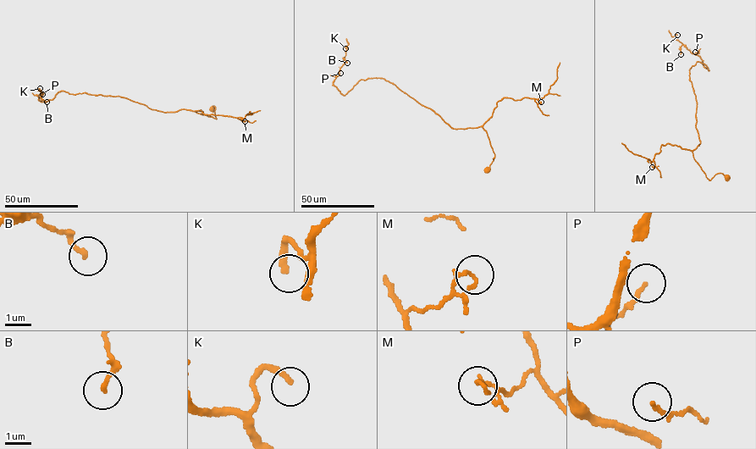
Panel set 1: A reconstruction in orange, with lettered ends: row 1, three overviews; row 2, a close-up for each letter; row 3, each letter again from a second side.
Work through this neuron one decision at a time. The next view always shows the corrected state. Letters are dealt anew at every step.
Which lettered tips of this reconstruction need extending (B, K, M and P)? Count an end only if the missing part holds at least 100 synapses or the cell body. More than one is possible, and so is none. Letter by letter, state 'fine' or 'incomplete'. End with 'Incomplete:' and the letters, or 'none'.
B: fine
K: fine
M: fine
P: fine
Incomplete: none

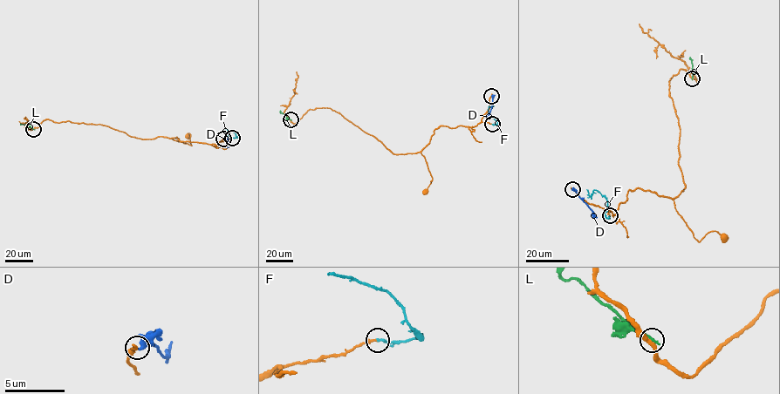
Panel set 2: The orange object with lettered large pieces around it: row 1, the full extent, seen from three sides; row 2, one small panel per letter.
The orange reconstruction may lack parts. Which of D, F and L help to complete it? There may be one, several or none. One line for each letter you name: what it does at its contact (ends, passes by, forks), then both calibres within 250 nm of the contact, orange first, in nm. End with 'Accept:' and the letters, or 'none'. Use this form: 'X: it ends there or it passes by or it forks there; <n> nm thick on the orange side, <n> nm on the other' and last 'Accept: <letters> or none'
F: it ends there; 180 nm thick on the orange side, 200 nm on the other
Accept: F

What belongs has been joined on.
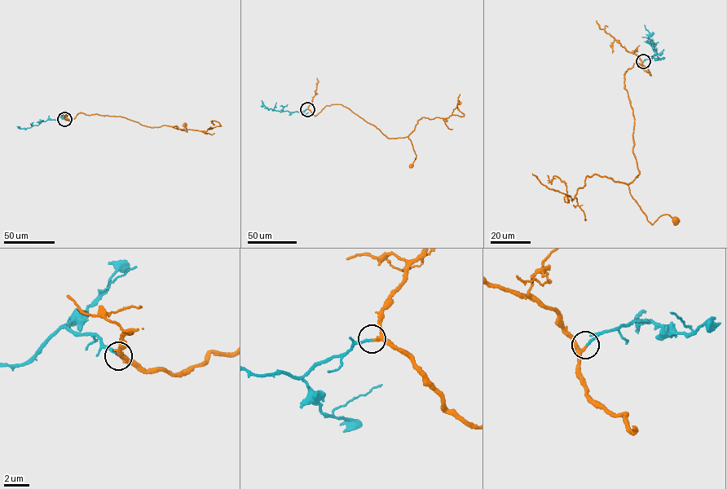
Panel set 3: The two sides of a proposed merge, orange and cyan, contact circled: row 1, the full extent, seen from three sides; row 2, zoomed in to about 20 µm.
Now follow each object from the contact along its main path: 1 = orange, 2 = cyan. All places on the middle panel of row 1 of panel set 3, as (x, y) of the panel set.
1: (307, 109), (315, 116), (326, 105), (342, 104), (376, 126), (387, 138), (407, 137), (416, 156), (411, 165)
2: (307, 109), (301, 112), (280, 112), (268, 109), (262, 100)

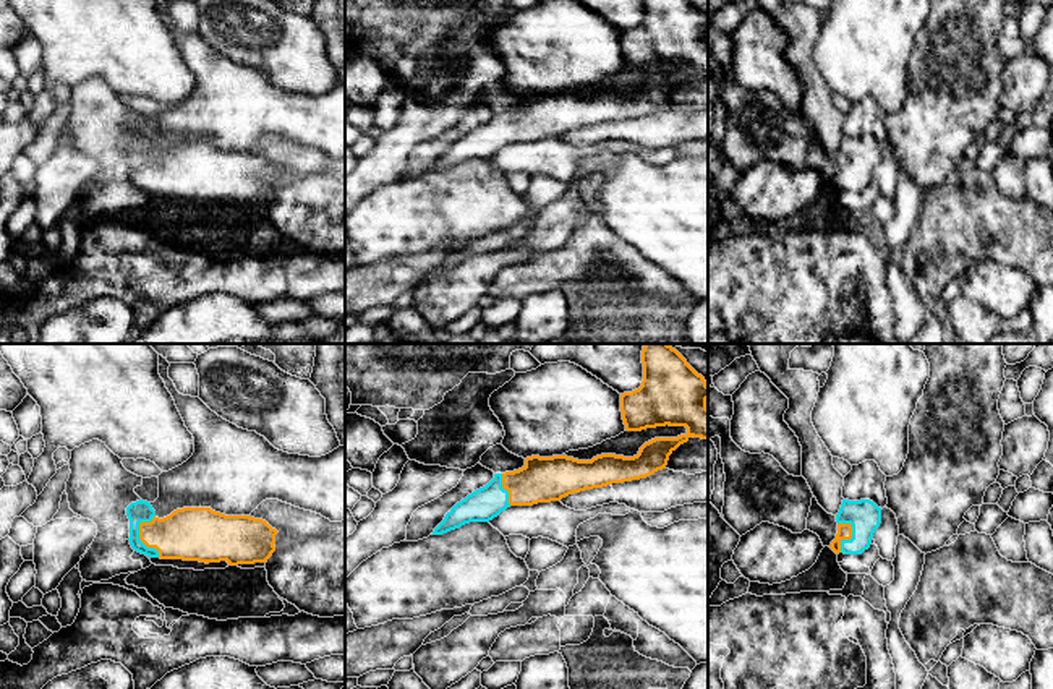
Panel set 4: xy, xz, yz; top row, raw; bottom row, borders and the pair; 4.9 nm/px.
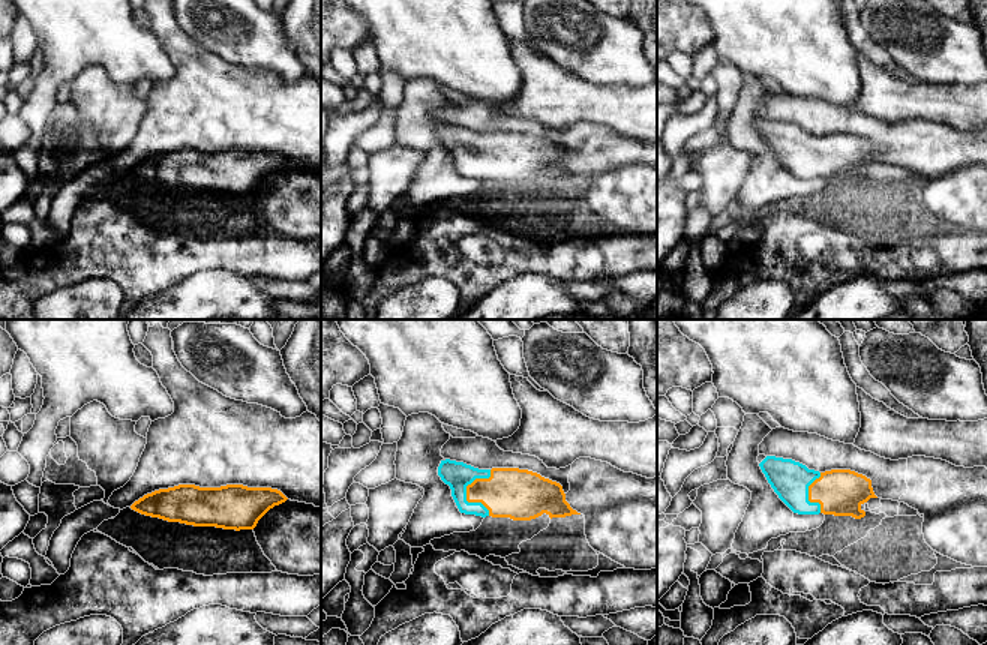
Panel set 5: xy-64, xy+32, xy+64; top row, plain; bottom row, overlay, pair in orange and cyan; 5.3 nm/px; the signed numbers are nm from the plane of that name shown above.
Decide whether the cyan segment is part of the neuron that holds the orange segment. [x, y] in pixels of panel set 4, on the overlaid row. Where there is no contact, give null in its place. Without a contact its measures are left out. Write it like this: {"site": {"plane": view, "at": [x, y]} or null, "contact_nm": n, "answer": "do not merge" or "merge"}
{"site": {"plane": "xy", "at": [140, 535]}, "contact_nm": 220, "answer": "merge"}

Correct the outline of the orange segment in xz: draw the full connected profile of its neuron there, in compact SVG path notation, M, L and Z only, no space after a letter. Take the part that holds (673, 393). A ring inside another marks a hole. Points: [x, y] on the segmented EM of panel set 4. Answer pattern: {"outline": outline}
{"outline": "M645 344L642 350L643 381L632 392L620 394L620 412L627 431L642 431L656 426L685 426L687 433L677 438L654 438L645 443L638 454L624 457L601 454L591 460L578 460L567 456L525 459L525 465L514 472L496 473L483 488L457 503L434 529L433 535L442 535L470 522L489 522L510 506L533 506L538 503L561 501L585 490L603 488L612 483L640 480L666 469L669 456L692 436L708 439L708 384L687 360L669 344Z"}

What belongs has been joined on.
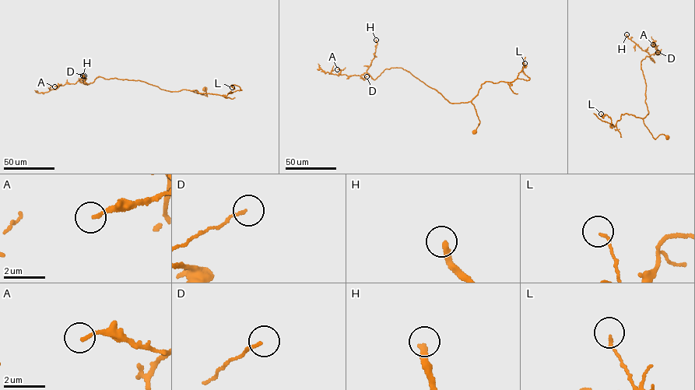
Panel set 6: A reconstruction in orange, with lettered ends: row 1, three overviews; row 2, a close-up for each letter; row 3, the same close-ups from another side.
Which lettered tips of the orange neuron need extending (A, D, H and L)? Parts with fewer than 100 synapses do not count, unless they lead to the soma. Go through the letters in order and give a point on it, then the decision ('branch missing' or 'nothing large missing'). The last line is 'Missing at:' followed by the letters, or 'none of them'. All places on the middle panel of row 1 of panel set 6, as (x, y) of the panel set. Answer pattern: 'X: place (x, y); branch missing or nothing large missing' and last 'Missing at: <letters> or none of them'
A: place (337, 69); nothing large missing
D: place (366, 76); nothing large missing
H: place (376, 40); branch missing
L: place (524, 63); nothing large missing
Missing at: H

